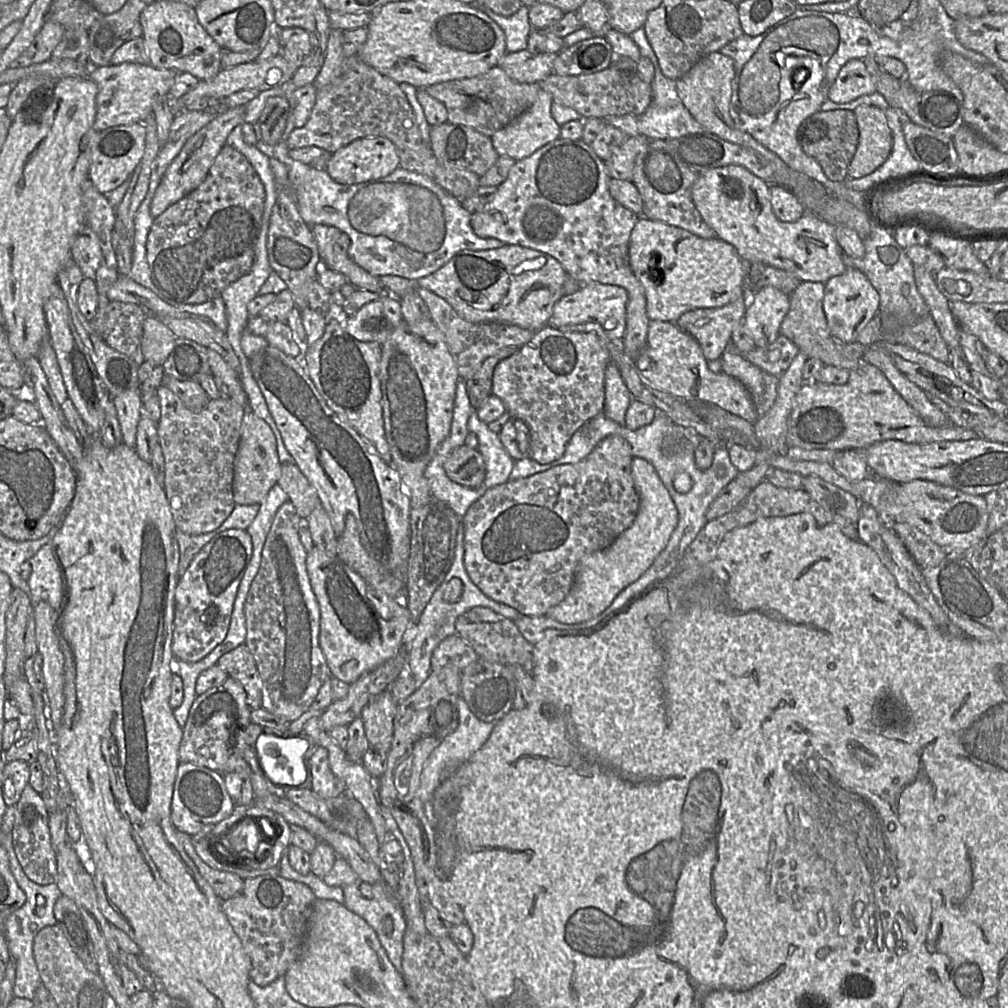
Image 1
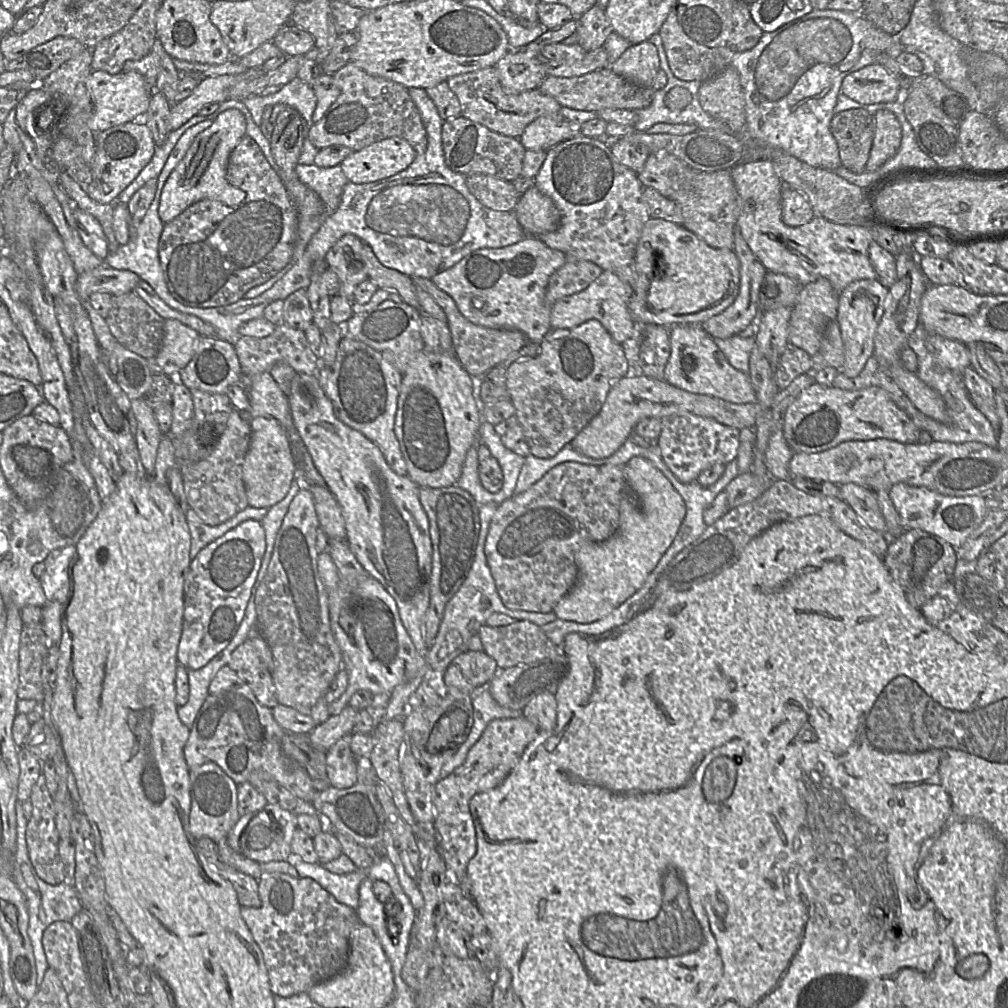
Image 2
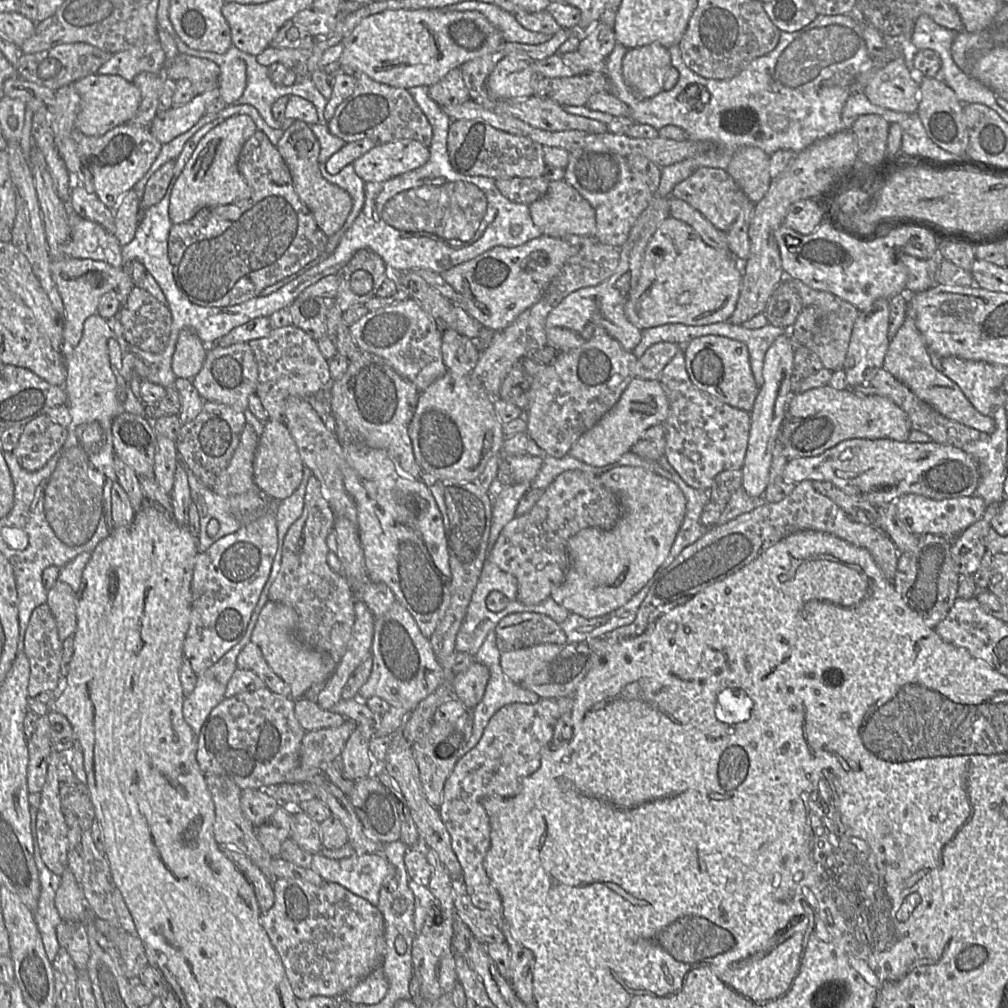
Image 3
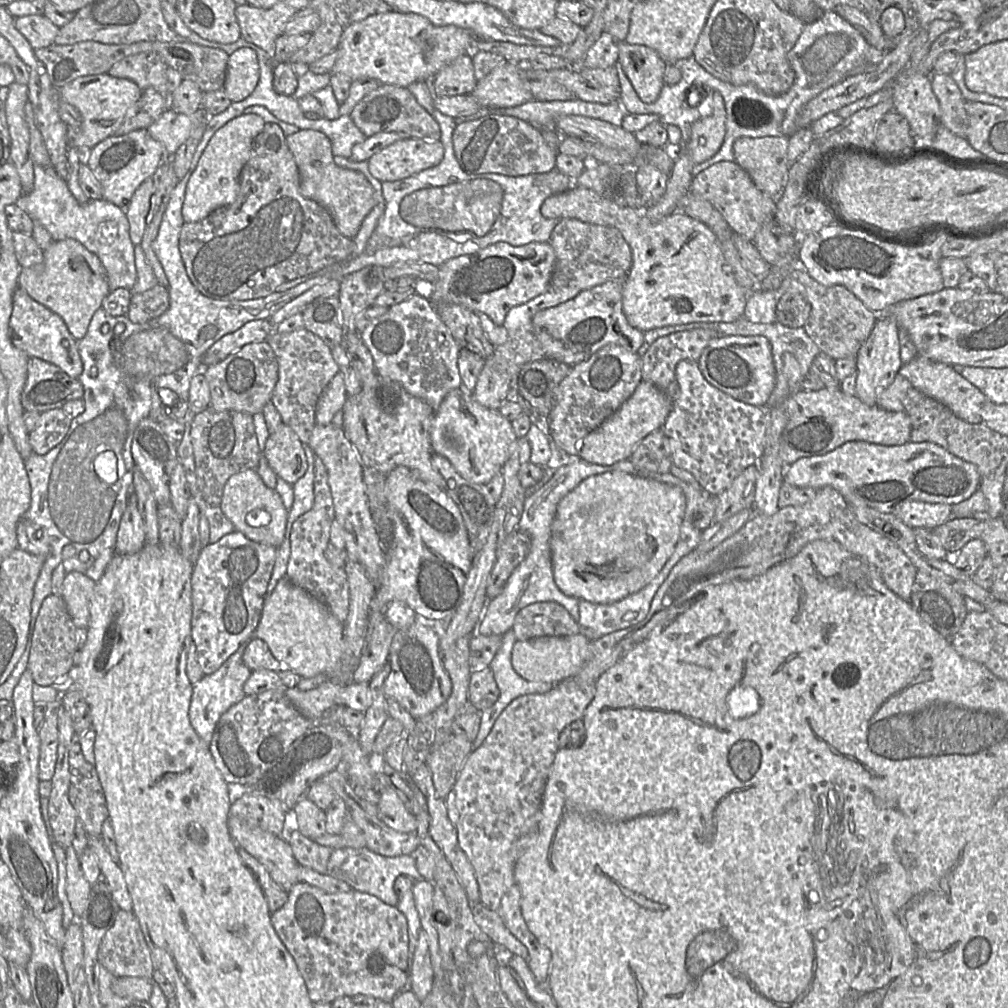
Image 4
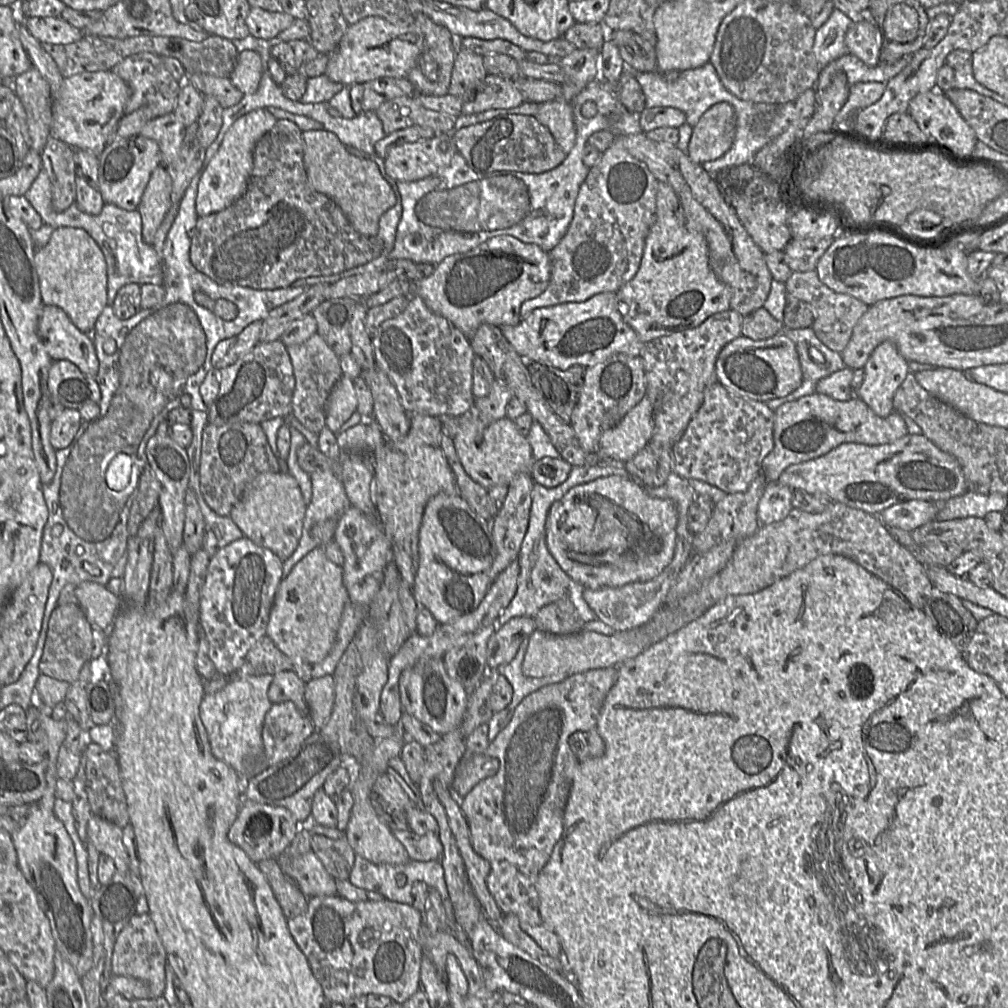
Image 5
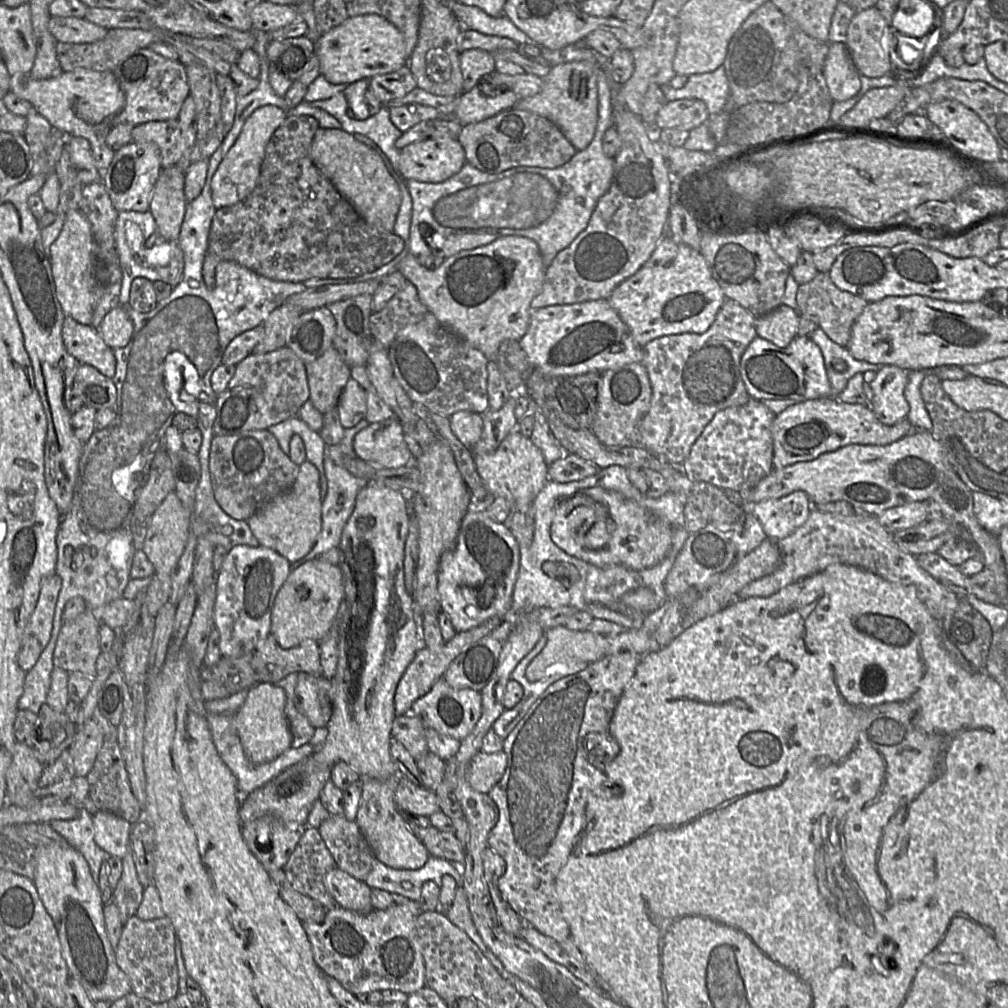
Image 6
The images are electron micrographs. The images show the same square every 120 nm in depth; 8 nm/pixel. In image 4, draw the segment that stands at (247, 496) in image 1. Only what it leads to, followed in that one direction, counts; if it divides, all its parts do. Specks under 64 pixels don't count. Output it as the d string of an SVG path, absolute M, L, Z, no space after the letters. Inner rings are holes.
M284 423L275 432L269 434L262 457L267 460L278 478L291 485L299 481L308 468L302 442Z

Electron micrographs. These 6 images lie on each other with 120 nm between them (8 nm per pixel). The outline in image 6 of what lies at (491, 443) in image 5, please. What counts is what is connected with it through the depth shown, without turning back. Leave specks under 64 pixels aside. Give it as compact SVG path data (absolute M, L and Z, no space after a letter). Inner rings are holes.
M518 430L510 432L497 450L490 454L474 455L479 477L493 497L505 498L511 510L525 512L541 491L548 479L548 465L539 448Z

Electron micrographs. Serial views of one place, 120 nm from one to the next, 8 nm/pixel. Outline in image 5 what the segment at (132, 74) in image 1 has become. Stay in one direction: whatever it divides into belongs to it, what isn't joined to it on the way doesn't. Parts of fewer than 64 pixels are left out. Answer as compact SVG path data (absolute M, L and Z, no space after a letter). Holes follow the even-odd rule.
M111 70L83 72L64 78L58 97L52 101L49 135L73 149L88 150L99 157L109 134L125 115L130 95L128 84Z

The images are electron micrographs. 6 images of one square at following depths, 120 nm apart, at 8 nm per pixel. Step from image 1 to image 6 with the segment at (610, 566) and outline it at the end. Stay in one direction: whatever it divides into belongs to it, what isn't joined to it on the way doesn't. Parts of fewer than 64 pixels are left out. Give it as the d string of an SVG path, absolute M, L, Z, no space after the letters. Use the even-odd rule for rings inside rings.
M592 487L559 497L550 527L552 541L567 554L589 565L623 565L643 570L659 564L672 545L672 530L666 521L620 494Z

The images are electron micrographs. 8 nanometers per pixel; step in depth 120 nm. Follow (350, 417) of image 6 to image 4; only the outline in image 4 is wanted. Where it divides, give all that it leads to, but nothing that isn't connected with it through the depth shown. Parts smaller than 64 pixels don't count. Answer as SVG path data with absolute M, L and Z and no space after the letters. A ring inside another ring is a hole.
M339 372L319 396L315 409L316 424L331 424L335 414L342 410L348 396L343 375Z

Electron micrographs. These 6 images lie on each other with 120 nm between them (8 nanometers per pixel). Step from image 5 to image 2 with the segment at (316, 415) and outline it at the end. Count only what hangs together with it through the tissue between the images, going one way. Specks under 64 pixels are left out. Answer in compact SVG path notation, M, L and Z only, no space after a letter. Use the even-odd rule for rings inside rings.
M277 324L273 333L265 338L239 337L233 343L242 373L248 380L263 373L269 373L272 367L278 362L284 362L296 372L315 375L323 362L311 349L303 331L293 329L284 324Z

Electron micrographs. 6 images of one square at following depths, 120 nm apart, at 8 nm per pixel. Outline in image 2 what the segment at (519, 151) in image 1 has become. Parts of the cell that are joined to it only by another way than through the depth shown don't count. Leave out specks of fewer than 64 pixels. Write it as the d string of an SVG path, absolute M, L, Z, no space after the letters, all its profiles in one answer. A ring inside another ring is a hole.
M540 116L524 129L518 139L526 150L548 150L576 132L577 126L564 117Z

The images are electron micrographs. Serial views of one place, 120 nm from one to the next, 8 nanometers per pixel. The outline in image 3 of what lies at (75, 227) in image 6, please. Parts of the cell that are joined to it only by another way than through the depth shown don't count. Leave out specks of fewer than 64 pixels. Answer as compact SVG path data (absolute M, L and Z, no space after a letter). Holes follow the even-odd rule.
M63 257L60 259L51 260L50 272L51 272L53 281L56 285L57 291L61 297L63 308L64 308L64 318L62 320L62 329L63 329L62 330L62 337L63 337L62 352L65 358L65 351L73 350L78 344L78 342L80 341L85 320L89 316L97 313L97 306L98 306L100 297L108 291L117 290L119 284L125 278L127 273L126 273L125 267L117 268L103 261L71 258L71 257Z

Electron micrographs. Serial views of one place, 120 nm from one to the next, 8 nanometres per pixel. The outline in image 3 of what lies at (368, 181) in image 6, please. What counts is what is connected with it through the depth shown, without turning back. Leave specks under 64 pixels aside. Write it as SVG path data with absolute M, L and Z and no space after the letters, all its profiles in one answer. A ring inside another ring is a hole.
M295 120L284 130L276 147L289 168L297 195L312 212L318 227L328 237L337 233L351 212L352 199L345 190L323 178L318 161L320 143L309 125L302 120Z

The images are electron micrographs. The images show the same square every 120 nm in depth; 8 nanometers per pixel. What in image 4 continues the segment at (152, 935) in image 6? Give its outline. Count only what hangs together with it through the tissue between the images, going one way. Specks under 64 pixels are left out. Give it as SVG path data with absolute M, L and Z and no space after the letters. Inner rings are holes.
M119 911L113 926L102 939L98 950L98 962L117 978L140 977L152 979L155 968L150 949L145 940L139 920L132 911Z

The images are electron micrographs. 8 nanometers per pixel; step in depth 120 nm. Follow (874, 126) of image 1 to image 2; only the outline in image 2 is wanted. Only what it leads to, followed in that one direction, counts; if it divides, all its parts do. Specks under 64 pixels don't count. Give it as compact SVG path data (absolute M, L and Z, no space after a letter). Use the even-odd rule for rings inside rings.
M879 110L873 117L874 137L865 172L873 172L889 161L896 154L902 137L901 124L893 113Z

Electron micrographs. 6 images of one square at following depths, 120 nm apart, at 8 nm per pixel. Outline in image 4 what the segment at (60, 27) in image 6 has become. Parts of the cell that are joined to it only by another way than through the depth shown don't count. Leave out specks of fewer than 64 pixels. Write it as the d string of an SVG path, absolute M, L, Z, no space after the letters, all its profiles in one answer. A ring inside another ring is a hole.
M29 15L15 18L16 29L28 40L33 49L54 44L60 27L43 15Z

